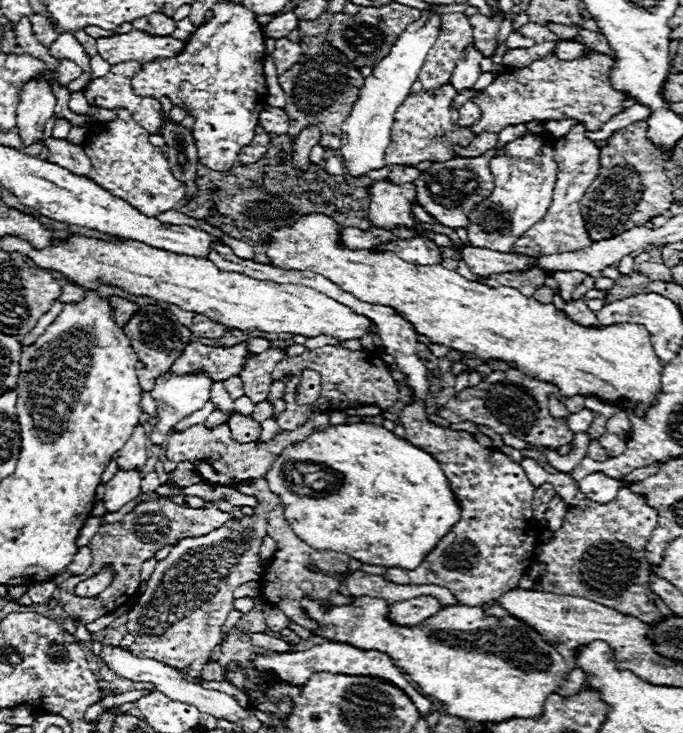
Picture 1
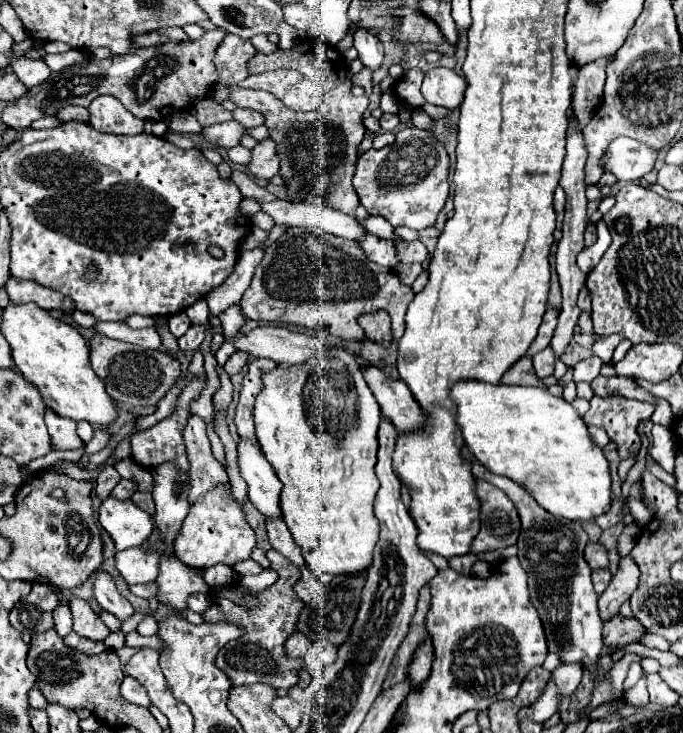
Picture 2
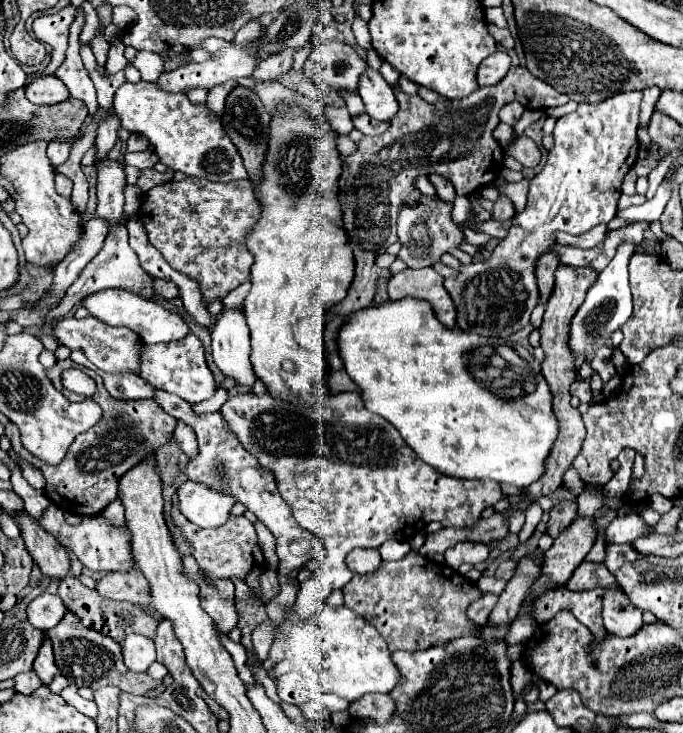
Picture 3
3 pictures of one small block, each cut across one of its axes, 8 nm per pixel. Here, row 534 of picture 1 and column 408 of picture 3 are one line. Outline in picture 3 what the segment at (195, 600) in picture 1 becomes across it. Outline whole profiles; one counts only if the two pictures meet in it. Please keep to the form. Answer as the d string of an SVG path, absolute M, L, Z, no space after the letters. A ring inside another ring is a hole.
M420 194L420 204L416 204L416 208L400 208L398 240L402 244L398 258L410 268L426 268L438 262L450 248L456 248L464 240L464 234L460 224L452 220L452 204L440 200L438 196Z

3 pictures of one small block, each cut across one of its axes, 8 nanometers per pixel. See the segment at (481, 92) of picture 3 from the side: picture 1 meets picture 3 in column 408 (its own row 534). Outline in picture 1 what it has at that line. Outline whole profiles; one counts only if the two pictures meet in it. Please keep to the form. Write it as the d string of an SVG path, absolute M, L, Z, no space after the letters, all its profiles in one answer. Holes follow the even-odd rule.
M168 500L138 504L120 522L104 524L104 526L98 528L96 536L90 540L92 566L86 570L86 574L68 578L58 586L60 588L60 604L62 604L64 612L70 618L74 618L80 626L86 626L86 624L90 624L90 622L94 622L94 620L98 620L106 614L112 614L122 604L130 602L132 596L138 592L140 582L142 582L142 578L140 578L142 562L150 560L166 544L176 544L178 540L188 538L188 536L204 536L204 534L220 528L220 524L230 520L230 516L232 514L220 512L214 504L210 504L210 508L180 508L180 506L176 506ZM104 564L112 564L114 570L116 570L116 574L112 578L112 584L106 590L102 590L98 596L78 598L74 594L76 584L96 576Z

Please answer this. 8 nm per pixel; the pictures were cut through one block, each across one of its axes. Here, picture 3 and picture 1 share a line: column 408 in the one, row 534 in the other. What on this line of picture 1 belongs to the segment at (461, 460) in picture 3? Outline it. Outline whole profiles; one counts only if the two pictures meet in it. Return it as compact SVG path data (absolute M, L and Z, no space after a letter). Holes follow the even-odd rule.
M366 422L328 426L322 432L310 434L304 442L286 448L284 454L276 458L266 480L272 492L280 496L288 524L306 544L316 550L342 552L354 560L360 560L362 564L372 566L416 570L428 552L436 548L442 536L452 530L462 514L448 478L428 452L414 448L414 444L408 444L382 426ZM290 462L310 466L302 484L292 482Z

